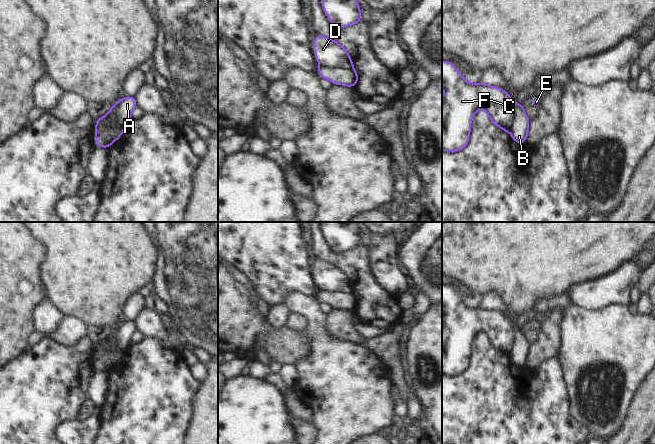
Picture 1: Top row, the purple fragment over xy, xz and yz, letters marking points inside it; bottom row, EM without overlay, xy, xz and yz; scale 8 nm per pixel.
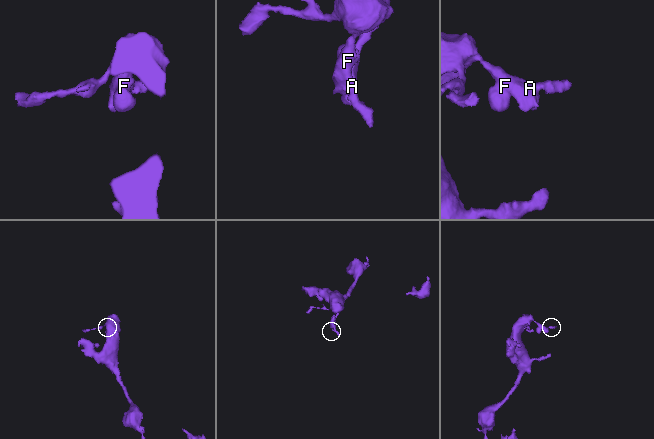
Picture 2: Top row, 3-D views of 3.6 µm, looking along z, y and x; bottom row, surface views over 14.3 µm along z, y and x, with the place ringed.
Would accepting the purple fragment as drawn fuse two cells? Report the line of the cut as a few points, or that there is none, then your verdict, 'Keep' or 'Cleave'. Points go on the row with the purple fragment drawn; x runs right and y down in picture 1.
Split along xz (321, 66), (343, 66), (353, 69). Cleave

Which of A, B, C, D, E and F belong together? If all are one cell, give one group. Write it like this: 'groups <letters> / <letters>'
groups A C D E F / B

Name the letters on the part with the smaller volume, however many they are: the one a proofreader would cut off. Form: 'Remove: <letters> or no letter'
Remove: B

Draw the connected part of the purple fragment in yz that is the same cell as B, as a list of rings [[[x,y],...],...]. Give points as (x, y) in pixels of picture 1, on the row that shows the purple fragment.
[[[514,101],[514,114],[510,133],[516,143],[523,144],[526,142],[530,120],[525,113],[524,106]]]

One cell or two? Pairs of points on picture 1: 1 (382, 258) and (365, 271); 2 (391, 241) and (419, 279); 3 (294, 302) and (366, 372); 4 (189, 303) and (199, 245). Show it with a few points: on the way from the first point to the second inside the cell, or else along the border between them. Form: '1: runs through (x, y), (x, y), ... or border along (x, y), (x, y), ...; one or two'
1: border along (368, 247), (373, 273), (384, 286); two
2: border along (410, 232), (398, 253), (400, 265), (405, 273); two
3: runs through (314, 317), (317, 320), (319, 332), (346, 359); one
4: runs through (199, 289), (199, 259); one

